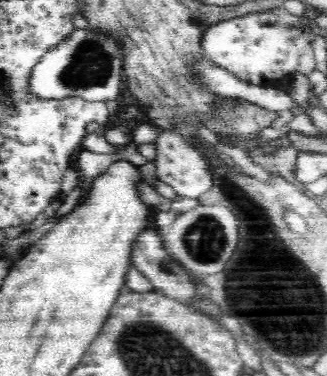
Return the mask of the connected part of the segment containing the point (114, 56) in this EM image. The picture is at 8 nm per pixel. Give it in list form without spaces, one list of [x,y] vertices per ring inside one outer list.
[[[90,26],[77,29],[60,46],[50,48],[48,56],[38,62],[34,76],[30,76],[30,88],[40,100],[62,100],[62,98],[83,98],[108,102],[118,98],[123,80],[123,48],[118,39],[107,38],[102,31]]]

